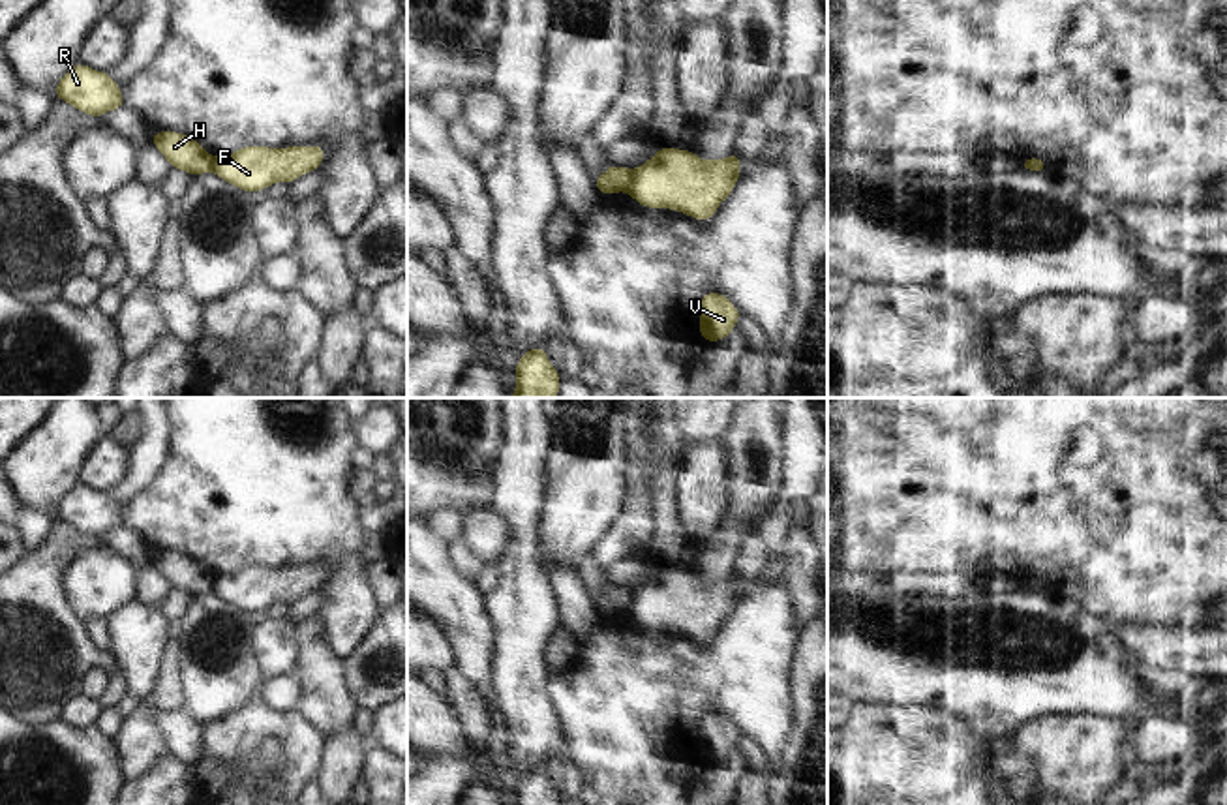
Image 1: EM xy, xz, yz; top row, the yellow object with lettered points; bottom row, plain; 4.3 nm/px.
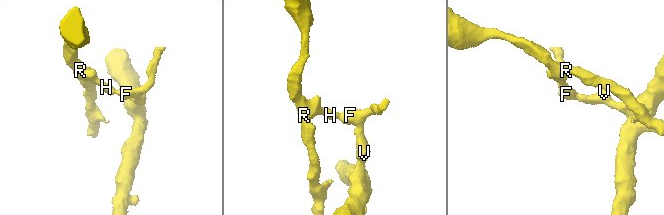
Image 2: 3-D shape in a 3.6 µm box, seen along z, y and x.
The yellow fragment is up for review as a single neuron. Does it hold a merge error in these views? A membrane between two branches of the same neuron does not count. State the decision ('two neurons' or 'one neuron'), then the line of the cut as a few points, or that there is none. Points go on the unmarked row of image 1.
two neurons | xz (633, 592), (633, 601), (627, 608)

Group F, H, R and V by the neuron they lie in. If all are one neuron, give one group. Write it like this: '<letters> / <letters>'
F V / H R

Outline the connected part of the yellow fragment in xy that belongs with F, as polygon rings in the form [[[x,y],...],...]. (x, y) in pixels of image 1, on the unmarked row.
[[[244,567],[231,576],[214,580],[212,591],[225,602],[253,614],[268,608],[272,602],[293,604],[295,599],[315,591],[325,580],[325,569],[285,567]]]

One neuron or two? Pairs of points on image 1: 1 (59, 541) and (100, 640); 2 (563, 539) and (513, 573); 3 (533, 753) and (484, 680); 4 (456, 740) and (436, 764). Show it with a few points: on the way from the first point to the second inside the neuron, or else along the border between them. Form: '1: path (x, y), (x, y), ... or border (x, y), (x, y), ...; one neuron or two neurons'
1: border (79, 622), (85, 635), (107, 652); two neurons
2: border (545, 513), (541, 565), (546, 575); two neurons
3: border (492, 653), (494, 704), (503, 721), (507, 740); two neurons
4: border (469, 744), (454, 755), (426, 753); two neurons

